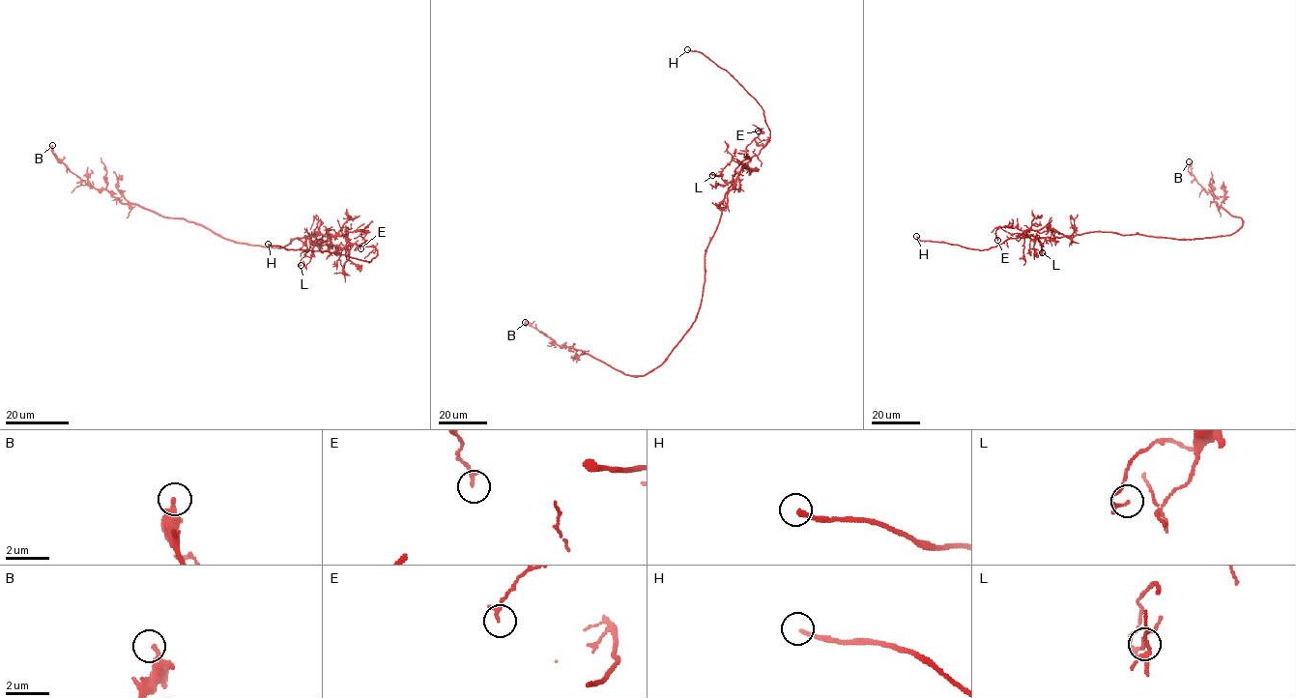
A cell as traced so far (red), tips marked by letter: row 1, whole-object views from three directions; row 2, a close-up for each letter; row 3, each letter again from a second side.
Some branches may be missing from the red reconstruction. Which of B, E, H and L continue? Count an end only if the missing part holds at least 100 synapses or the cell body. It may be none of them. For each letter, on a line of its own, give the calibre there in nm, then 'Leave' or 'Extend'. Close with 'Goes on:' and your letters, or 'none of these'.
B: Thickness 240 nm. Leave
E: Thickness 170 nm. Leave
H: Thickness 200 nm. Extend
L: Thickness 130 nm. Leave
Goes on: H

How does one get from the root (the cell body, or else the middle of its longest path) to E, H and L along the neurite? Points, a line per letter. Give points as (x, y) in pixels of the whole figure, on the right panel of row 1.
E: (1137, 234), (1092, 231), (1072, 236), (1030, 239), (1017, 227), (999, 227), (995, 233), (997, 240)
H: (1137, 234), (1092, 231), (1072, 236), (1022, 236), (1007, 239), (983, 250), (920, 241), (916, 236)
L: (1137, 234), (1092, 231), (1069, 238), (1047, 226), (1029, 230), (1026, 233), (1035, 236), (1043, 246), (1042, 252)

